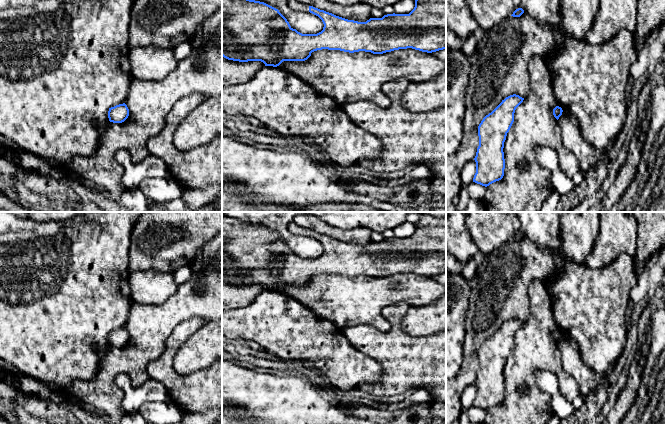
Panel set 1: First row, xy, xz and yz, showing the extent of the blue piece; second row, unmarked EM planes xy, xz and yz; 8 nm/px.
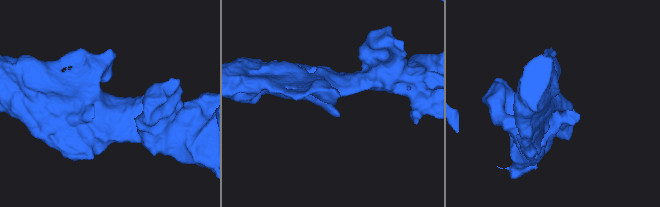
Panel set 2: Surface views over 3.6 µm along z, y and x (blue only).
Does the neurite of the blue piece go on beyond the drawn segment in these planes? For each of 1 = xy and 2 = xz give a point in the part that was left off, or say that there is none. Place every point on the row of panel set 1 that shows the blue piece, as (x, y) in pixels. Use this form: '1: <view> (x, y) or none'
1: none
2: none

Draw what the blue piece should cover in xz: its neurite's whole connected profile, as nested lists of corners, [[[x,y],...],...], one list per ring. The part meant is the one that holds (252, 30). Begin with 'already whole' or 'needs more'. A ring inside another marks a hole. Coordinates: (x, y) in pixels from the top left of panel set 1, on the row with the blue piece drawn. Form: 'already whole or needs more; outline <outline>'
already whole; outline [[[222,0],[222,56],[228,60],[261,61],[265,66],[277,67],[283,61],[305,61],[312,52],[322,49],[373,54],[407,48],[427,53],[446,49],[446,0],[415,0],[415,7],[409,14],[387,14],[382,18],[370,18],[366,22],[348,20],[313,6],[309,6],[309,12],[318,16],[324,24],[323,30],[317,34],[302,34],[293,29],[278,9],[264,2]]]

